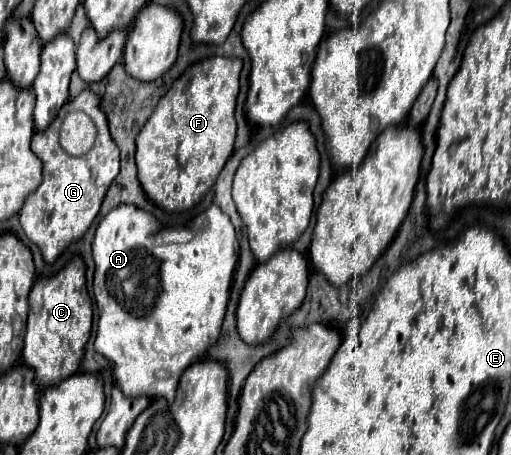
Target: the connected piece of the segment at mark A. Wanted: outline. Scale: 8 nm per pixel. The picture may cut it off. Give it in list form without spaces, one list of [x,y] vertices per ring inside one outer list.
[[[120,204],[114,210],[110,210],[98,224],[92,242],[96,262],[92,288],[100,312],[94,348],[114,364],[112,374],[124,396],[166,398],[168,402],[172,402],[182,370],[186,370],[186,366],[194,360],[202,358],[208,352],[208,348],[218,340],[226,314],[234,268],[238,262],[240,248],[236,232],[230,218],[216,206],[210,206],[188,226],[190,230],[194,230],[192,240],[160,248],[154,244],[154,236],[162,230],[162,224],[152,214],[136,206]]]

